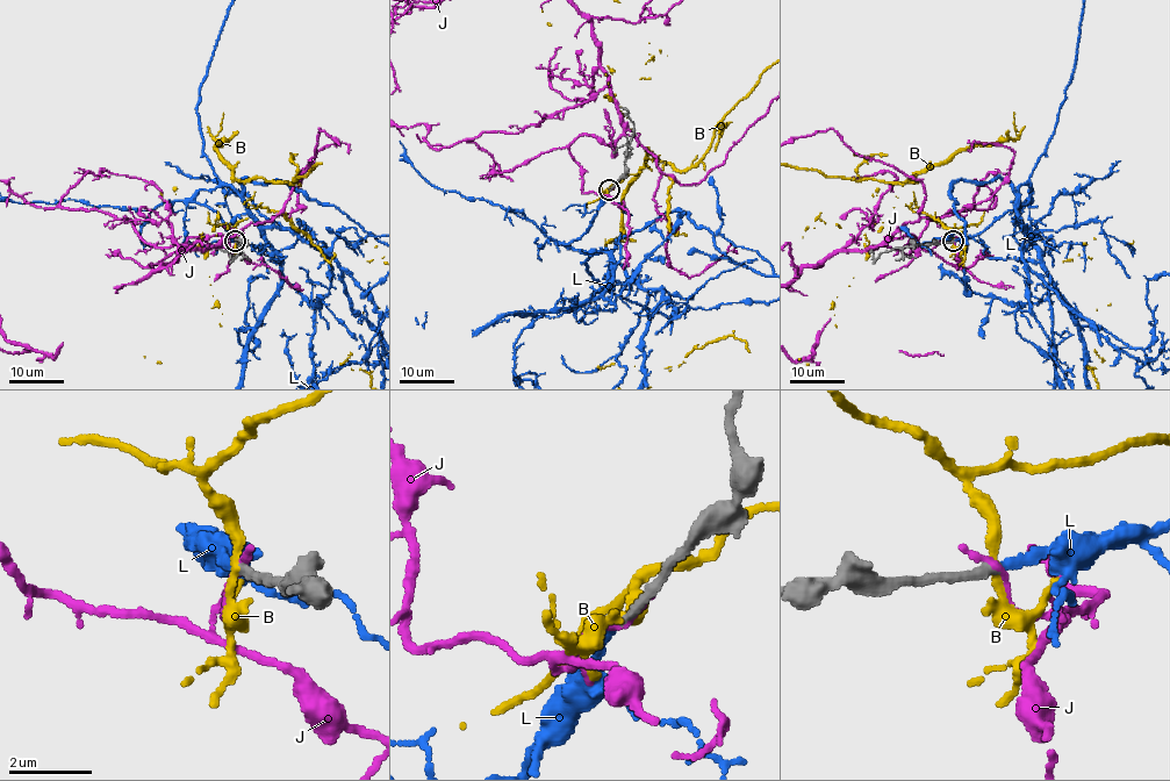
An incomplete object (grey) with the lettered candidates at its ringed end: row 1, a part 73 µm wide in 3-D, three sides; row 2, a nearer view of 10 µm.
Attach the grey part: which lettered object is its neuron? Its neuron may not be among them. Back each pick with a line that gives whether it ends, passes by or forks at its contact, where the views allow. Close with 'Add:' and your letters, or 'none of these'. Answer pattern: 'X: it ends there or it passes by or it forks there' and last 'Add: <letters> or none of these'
L: it ends there
Add: L

